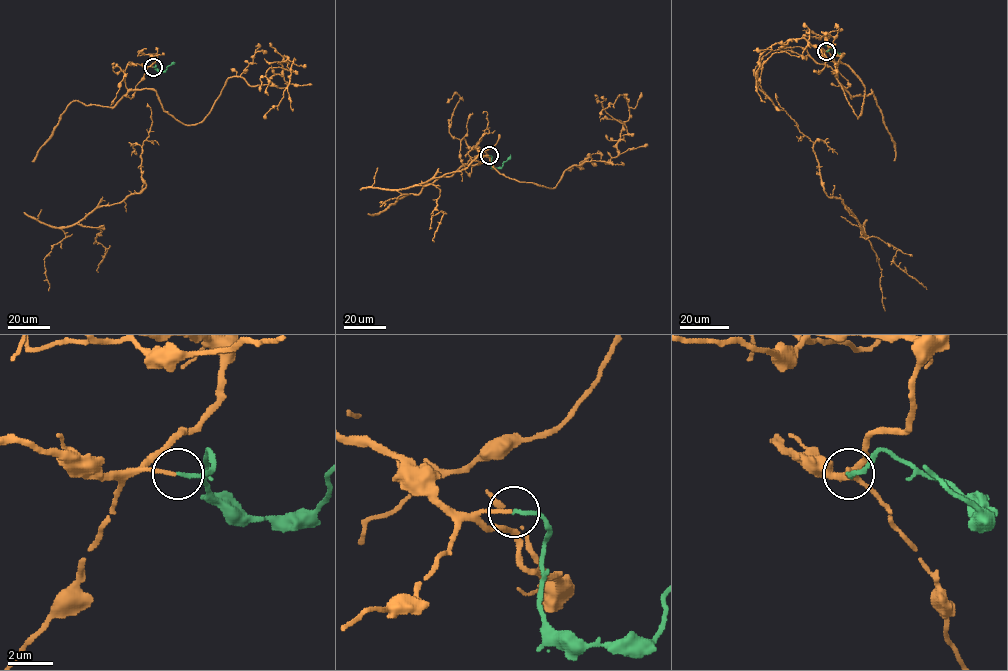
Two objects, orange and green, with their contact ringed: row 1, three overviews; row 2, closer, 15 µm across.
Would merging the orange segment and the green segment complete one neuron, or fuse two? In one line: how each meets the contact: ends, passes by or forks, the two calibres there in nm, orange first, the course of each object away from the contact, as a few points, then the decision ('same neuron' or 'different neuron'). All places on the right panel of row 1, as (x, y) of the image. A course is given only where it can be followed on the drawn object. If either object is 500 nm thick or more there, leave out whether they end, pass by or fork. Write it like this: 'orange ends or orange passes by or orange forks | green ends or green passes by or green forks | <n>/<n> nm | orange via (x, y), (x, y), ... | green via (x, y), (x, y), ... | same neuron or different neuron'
orange ends | green ends | 160/180 nm | orange via (827, 51), (773, 50), (754, 76), (813, 143), (823, 191), (860, 236), (893, 246), (894, 263), (927, 289) | green via (827, 51), (830, 48), (841, 56), (825, 45) | same neuron

